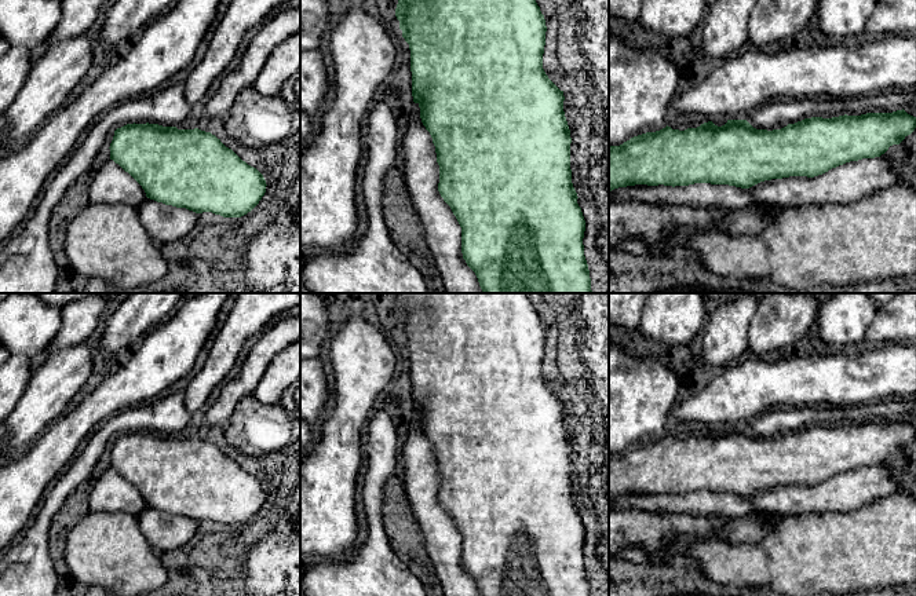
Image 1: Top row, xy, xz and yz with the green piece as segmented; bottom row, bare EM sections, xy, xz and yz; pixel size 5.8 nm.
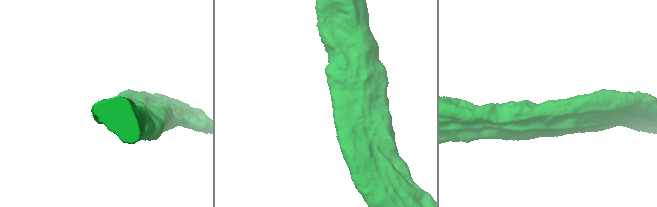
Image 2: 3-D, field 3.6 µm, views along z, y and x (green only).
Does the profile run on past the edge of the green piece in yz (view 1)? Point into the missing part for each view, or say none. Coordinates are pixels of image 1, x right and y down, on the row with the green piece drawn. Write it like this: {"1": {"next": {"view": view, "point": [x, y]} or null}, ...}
{"1": {"next": {"view": "yz", "point": [847, 183]}}}

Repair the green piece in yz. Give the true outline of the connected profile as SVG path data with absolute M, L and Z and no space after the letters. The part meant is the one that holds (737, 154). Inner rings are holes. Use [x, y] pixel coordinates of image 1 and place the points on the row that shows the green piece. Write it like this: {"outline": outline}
{"outline": "M904 109L893 113L866 113L861 116L839 116L832 118L811 117L788 124L781 129L756 129L747 120L727 120L722 127L712 121L704 123L697 128L685 131L665 127L656 132L646 132L631 138L620 146L609 147L609 201L639 201L649 205L679 205L689 208L722 208L722 209L742 209L751 205L763 205L771 208L804 206L804 205L826 205L840 204L850 205L858 202L880 190L901 184L898 171L891 168L891 162L882 158L890 146L899 145L916 128L916 117L908 114Z"}

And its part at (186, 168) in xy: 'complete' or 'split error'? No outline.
split error

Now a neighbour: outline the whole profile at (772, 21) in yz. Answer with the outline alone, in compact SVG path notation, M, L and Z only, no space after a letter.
M756 0L748 22L748 43L755 48L776 48L803 30L817 14L820 1Z

